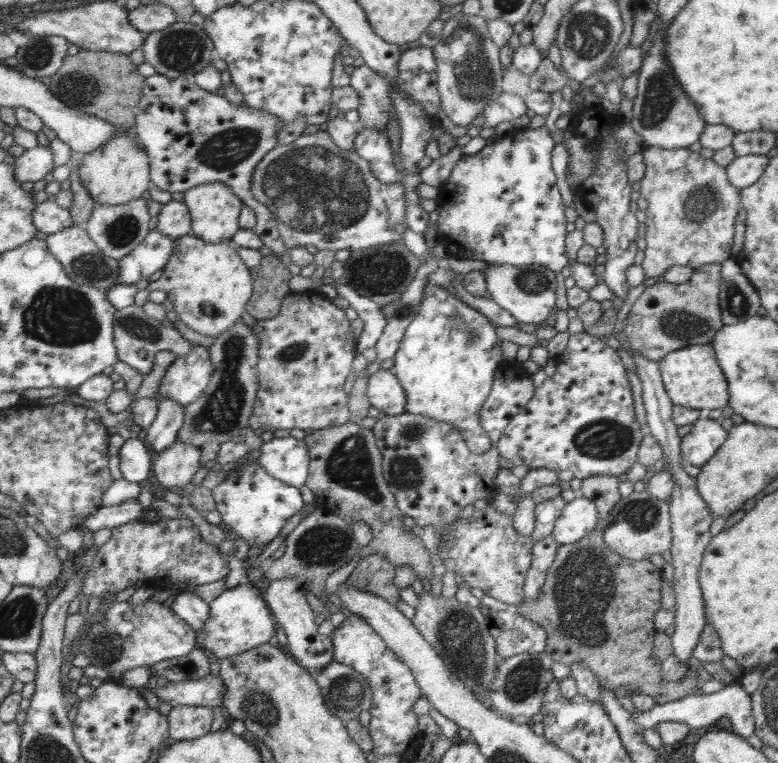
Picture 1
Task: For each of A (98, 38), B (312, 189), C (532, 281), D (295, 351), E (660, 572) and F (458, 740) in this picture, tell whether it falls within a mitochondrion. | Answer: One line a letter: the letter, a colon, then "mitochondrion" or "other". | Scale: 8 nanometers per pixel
A: other
B: mitochondrion
C: mitochondrion
D: mitochondrion
E: other
F: other

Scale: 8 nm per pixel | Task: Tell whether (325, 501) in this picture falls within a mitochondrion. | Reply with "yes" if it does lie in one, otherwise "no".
yes

